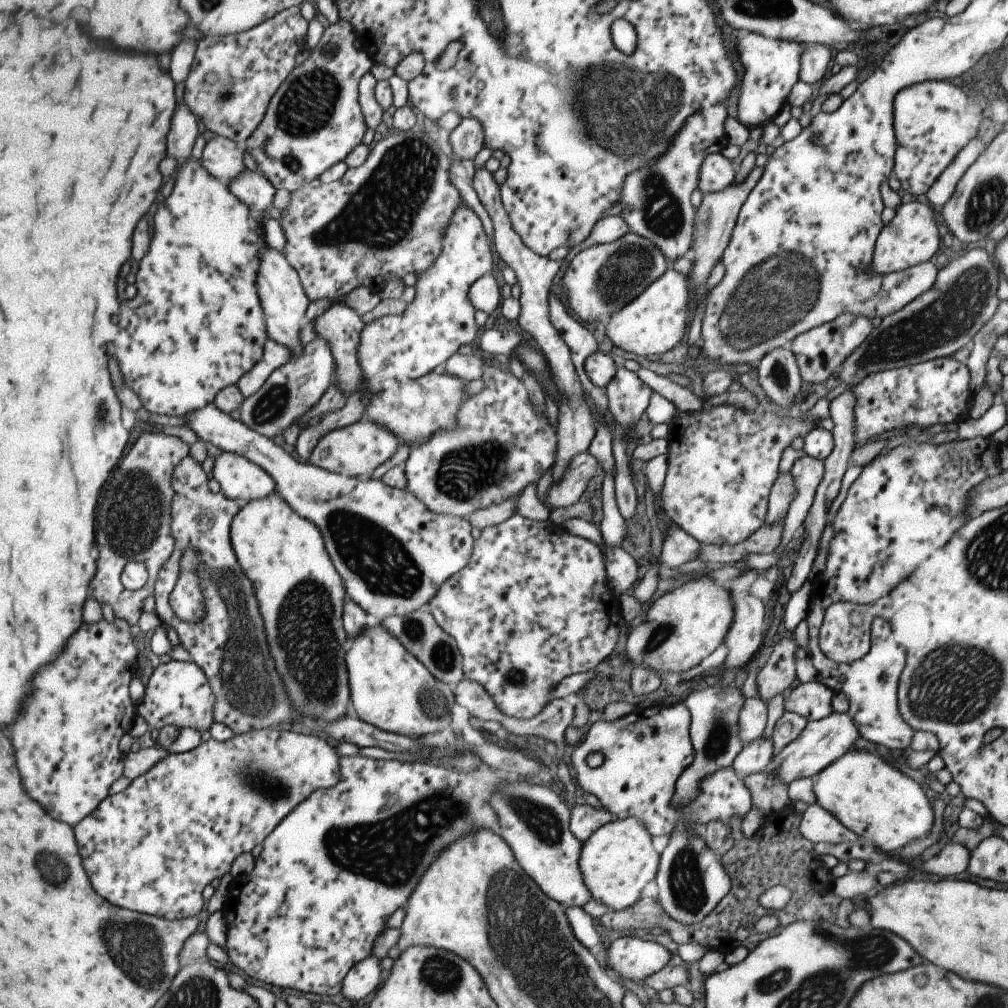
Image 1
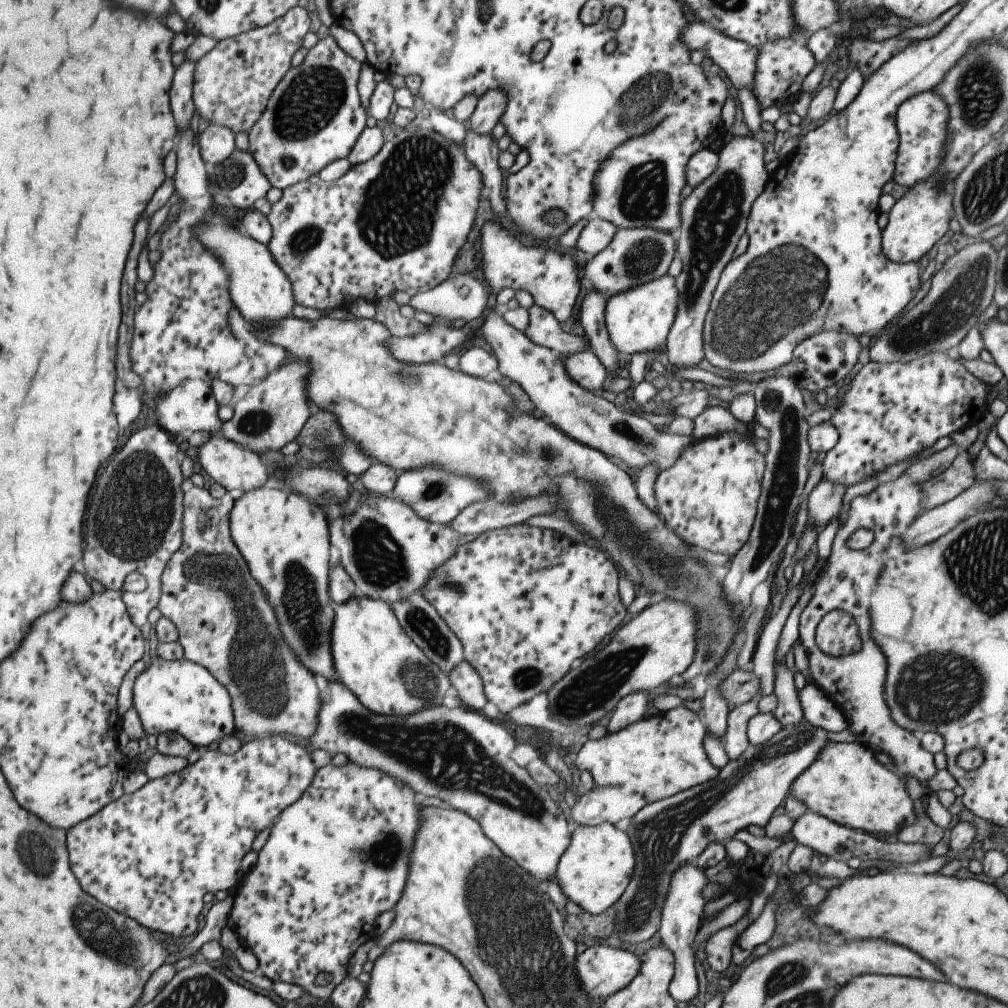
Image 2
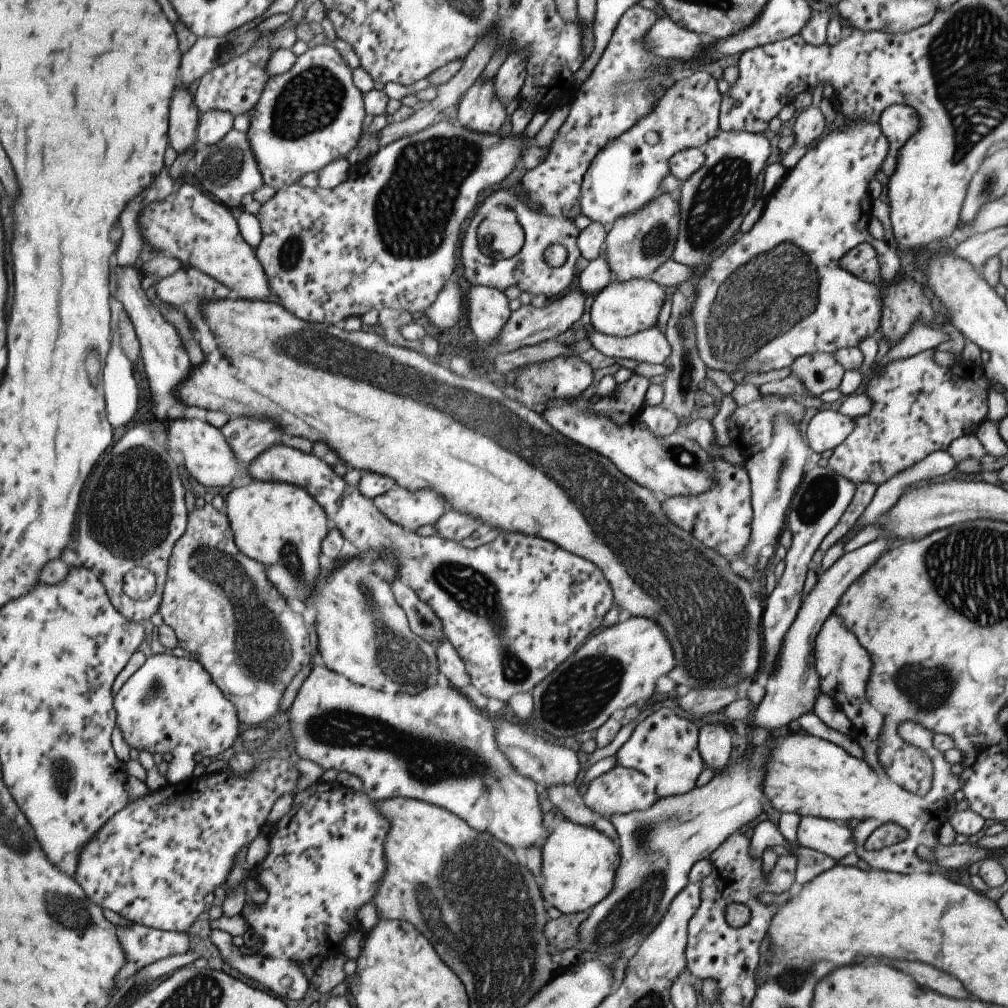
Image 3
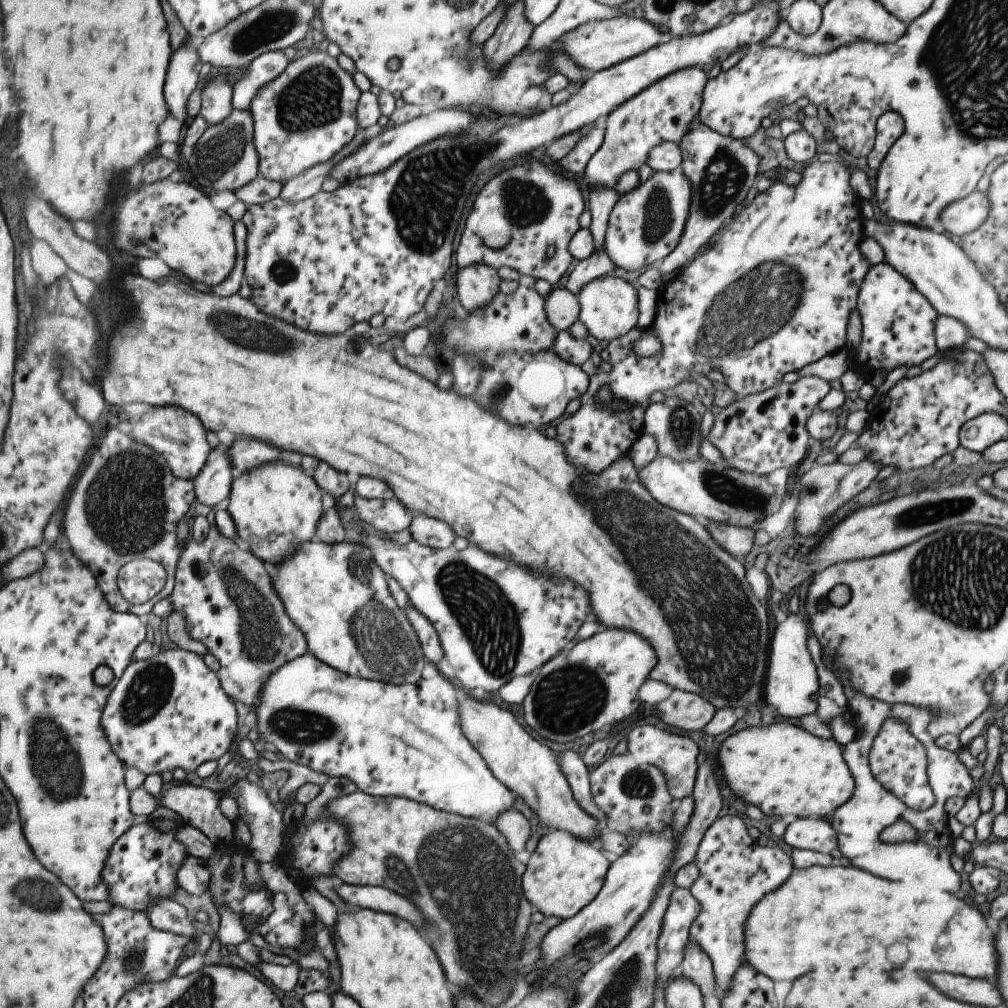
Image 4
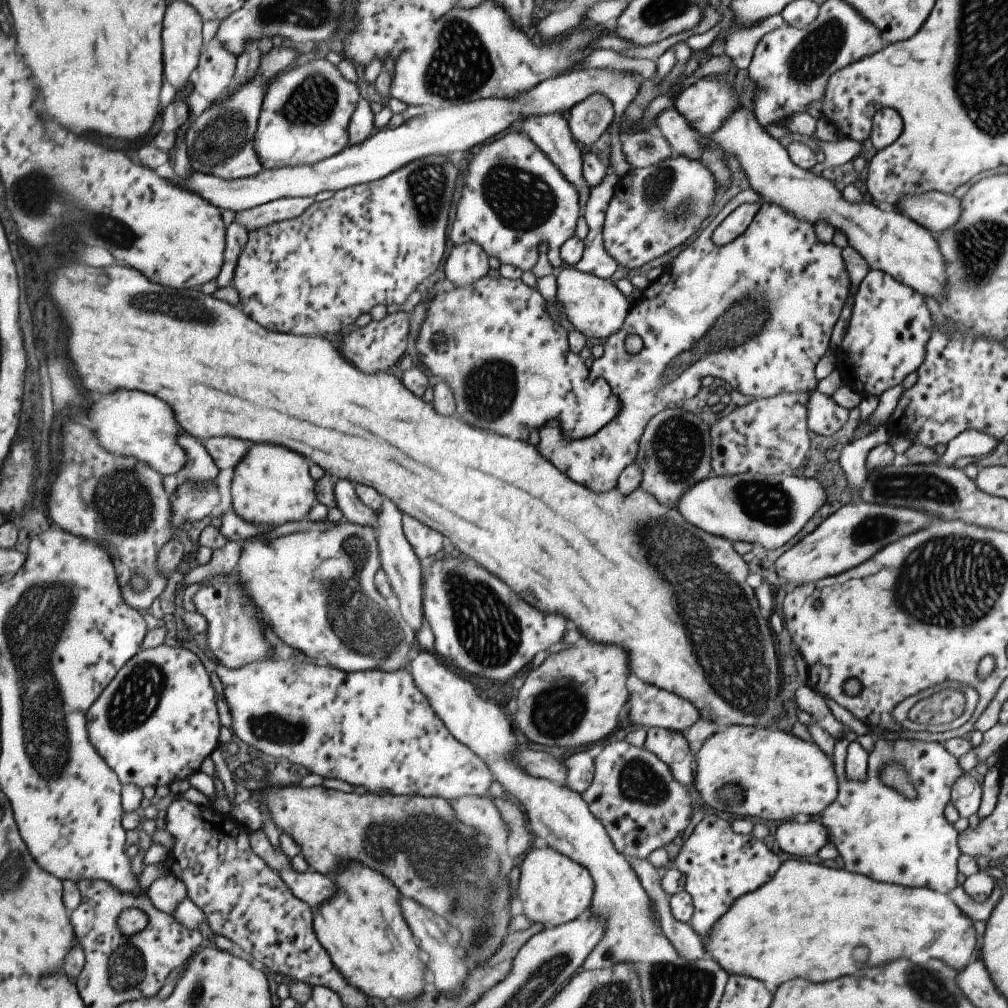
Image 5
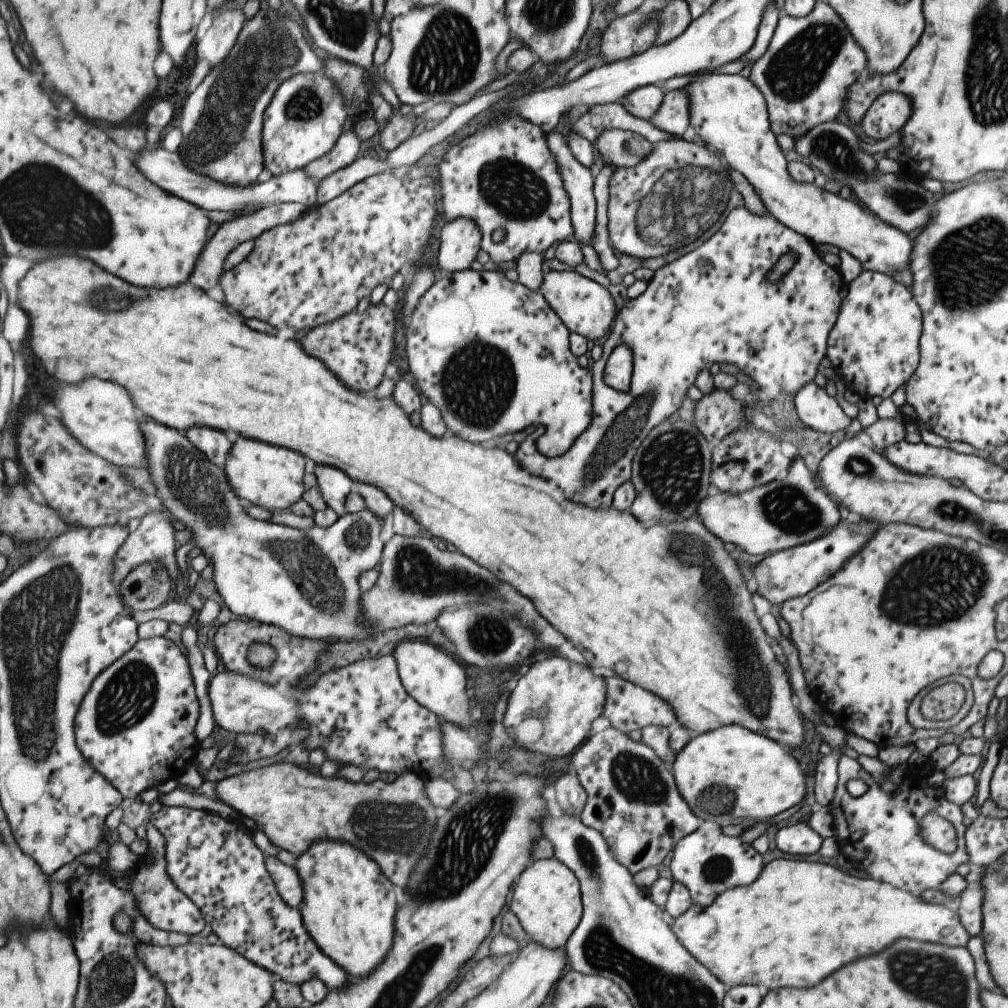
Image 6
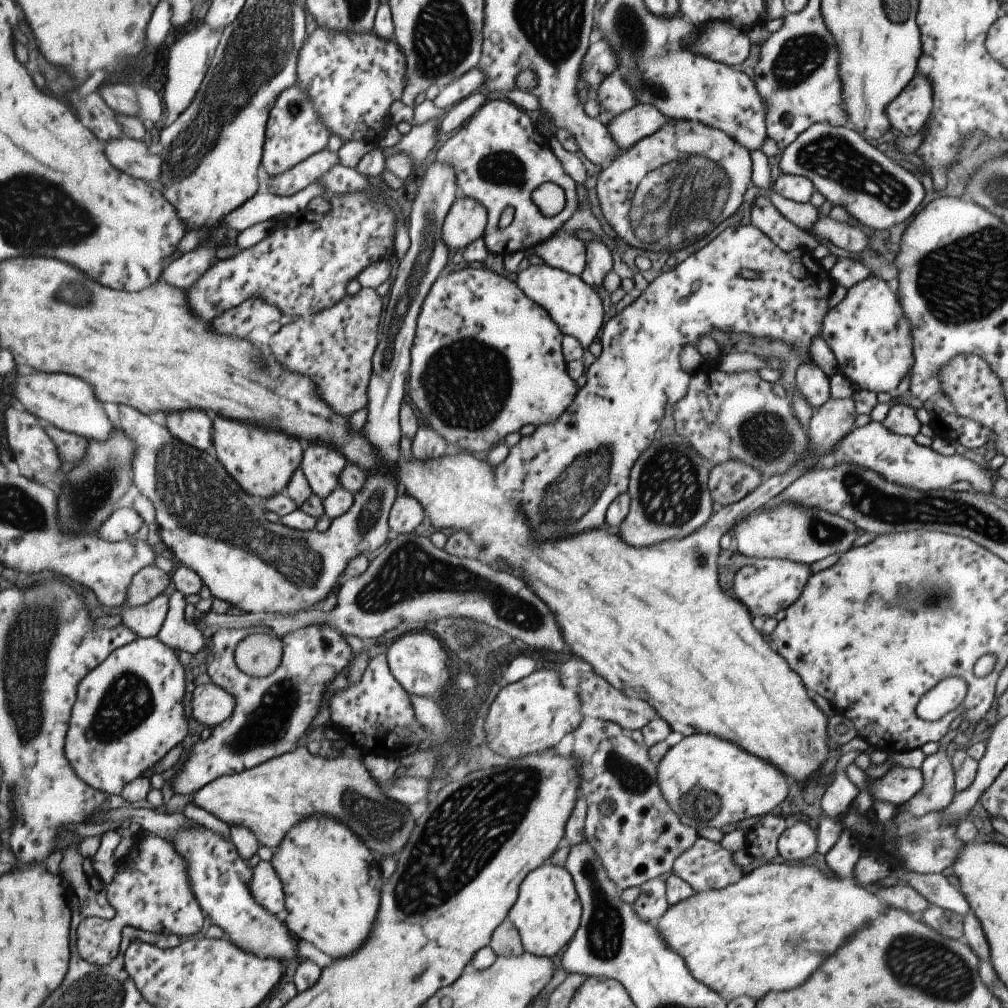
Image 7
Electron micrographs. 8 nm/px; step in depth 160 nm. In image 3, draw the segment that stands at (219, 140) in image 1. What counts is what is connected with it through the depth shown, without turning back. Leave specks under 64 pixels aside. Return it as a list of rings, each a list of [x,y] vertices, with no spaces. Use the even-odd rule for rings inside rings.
[[[219,109],[206,110],[198,118],[196,142],[210,145],[221,140],[232,129],[232,114]]]

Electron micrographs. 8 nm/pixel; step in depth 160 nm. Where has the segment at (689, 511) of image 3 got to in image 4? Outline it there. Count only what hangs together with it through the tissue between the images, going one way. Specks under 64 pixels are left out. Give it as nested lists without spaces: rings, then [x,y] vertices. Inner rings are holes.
[[[706,522],[706,527],[711,538],[723,548],[730,552],[731,556],[743,559],[745,554],[751,550],[753,545],[753,529],[724,525],[721,523]]]

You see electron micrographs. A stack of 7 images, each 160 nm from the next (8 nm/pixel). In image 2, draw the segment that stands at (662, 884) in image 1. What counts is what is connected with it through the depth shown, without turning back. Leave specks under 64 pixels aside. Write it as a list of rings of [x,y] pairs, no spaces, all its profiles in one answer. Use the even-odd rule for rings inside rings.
[[[695,861],[685,863],[671,875],[669,890],[660,912],[660,925],[656,935],[659,943],[667,947],[674,956],[674,971],[668,984],[669,996],[675,1002],[683,1002],[686,1005],[689,1000],[695,998],[698,991],[696,971],[694,969],[694,950],[691,948],[691,944],[693,944],[695,932],[701,926],[699,924],[700,914],[703,905],[707,902],[700,895],[701,889],[706,885],[706,882],[707,877],[704,876],[703,871],[696,867]]]

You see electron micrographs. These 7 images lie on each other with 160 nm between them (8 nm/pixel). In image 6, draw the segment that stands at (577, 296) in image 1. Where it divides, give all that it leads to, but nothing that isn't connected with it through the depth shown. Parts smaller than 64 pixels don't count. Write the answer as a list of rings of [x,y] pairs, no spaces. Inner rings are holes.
[[[675,137],[652,145],[652,150],[634,167],[619,167],[608,178],[608,201],[606,206],[608,241],[616,248],[617,255],[626,254],[635,258],[653,258],[667,254],[687,245],[717,222],[729,194],[734,190],[726,164],[721,156],[705,143]]]

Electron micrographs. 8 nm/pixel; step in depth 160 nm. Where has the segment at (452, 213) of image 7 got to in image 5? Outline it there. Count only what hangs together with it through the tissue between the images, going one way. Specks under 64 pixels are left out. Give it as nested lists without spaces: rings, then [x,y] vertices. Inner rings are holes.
[[[467,241],[453,245],[445,262],[444,278],[451,286],[462,287],[487,275],[488,256],[478,244]]]

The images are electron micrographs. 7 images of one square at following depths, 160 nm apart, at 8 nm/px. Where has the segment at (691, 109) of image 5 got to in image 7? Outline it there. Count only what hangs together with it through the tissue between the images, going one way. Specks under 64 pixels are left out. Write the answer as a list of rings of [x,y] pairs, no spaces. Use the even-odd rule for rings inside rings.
[[[633,105],[625,112],[613,115],[606,126],[608,135],[612,142],[618,146],[619,150],[632,147],[638,140],[653,134],[657,129],[660,129],[667,120],[655,107],[649,105]]]

